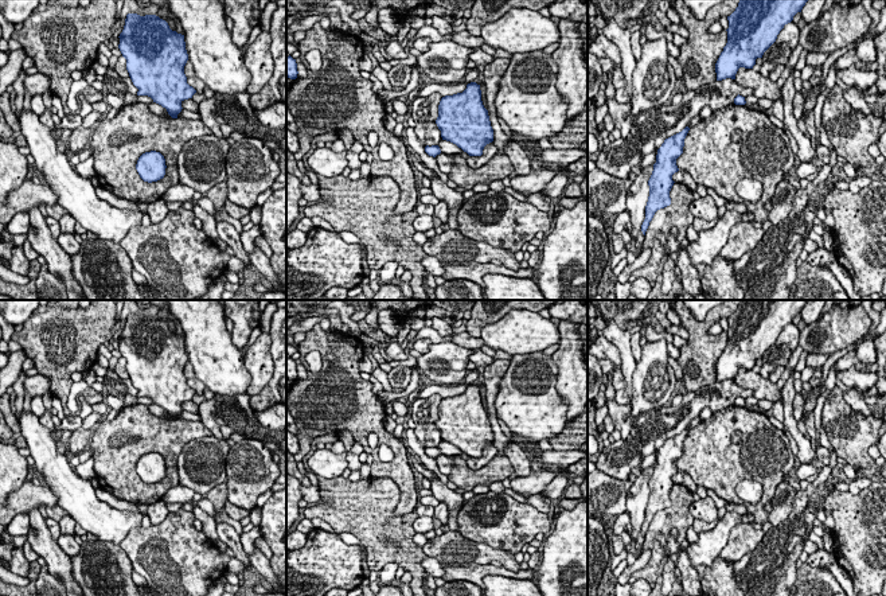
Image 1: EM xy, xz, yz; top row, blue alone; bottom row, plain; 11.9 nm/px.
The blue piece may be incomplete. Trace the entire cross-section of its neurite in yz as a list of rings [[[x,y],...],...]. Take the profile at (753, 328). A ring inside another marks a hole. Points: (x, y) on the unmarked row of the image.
[[[739,300],[735,312],[727,318],[727,344],[715,365],[717,382],[726,379],[735,381],[739,369],[753,370],[756,361],[762,359],[764,354],[776,343],[784,327],[791,324],[797,313],[801,313],[808,301],[809,300]]]

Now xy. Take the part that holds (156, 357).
[[[128,315],[118,339],[118,350],[126,361],[126,371],[133,386],[138,390],[137,397],[151,398],[153,404],[165,409],[172,420],[177,420],[183,410],[182,404],[192,400],[196,394],[187,385],[184,375],[184,367],[188,362],[184,336],[172,332],[168,324],[156,316]]]

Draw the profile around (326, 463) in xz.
[[[316,449],[308,460],[308,467],[315,475],[325,479],[335,479],[341,476],[343,471],[348,468],[346,456],[346,452],[336,455],[331,449]]]

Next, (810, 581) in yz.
[[[803,562],[797,570],[791,596],[847,596],[847,593],[830,570],[821,570]]]

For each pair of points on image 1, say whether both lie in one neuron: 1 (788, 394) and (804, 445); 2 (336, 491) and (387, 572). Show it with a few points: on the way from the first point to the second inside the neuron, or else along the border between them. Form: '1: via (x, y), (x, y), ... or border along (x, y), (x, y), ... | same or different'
1: via (788, 406), (788, 420), (796, 433) | same
2: border along (398, 565), (387, 563), (378, 573) | different

